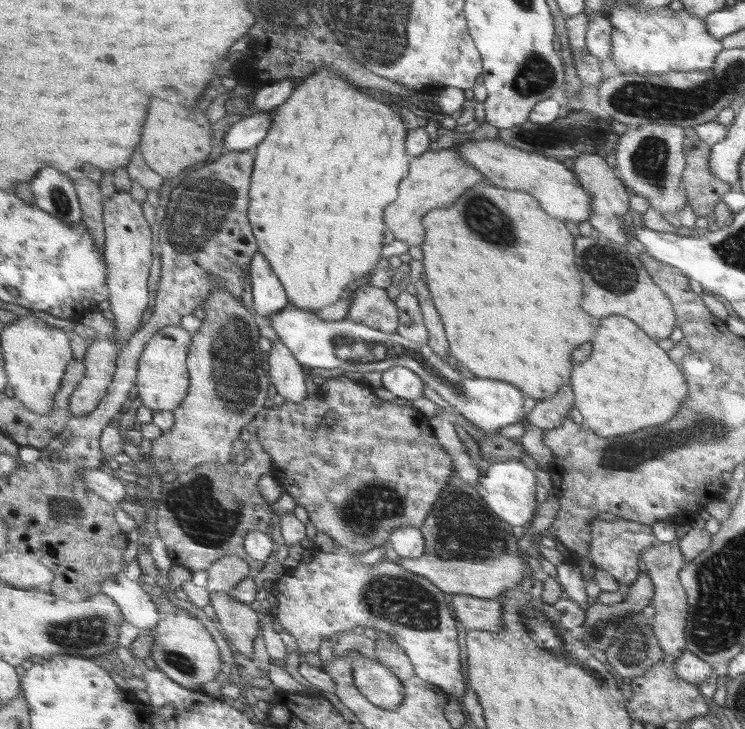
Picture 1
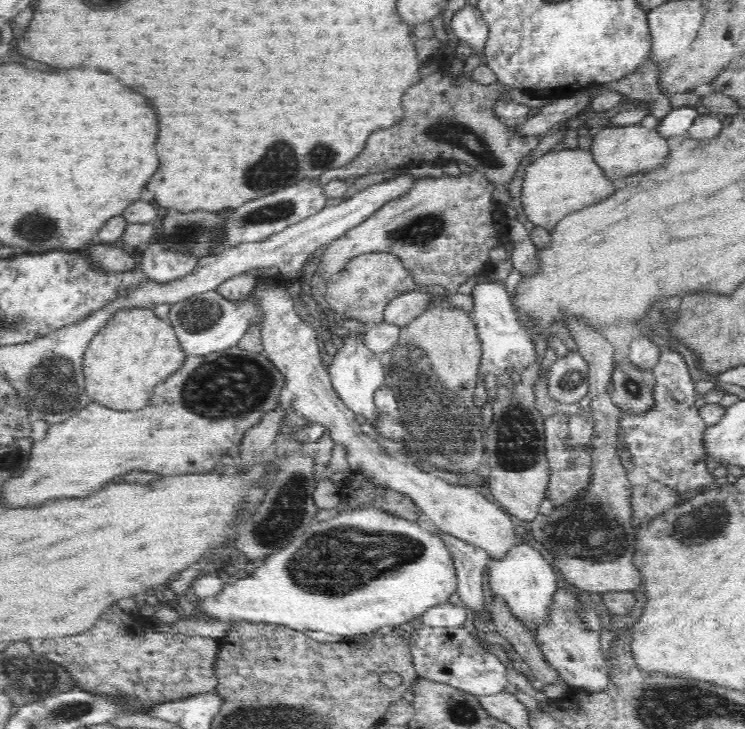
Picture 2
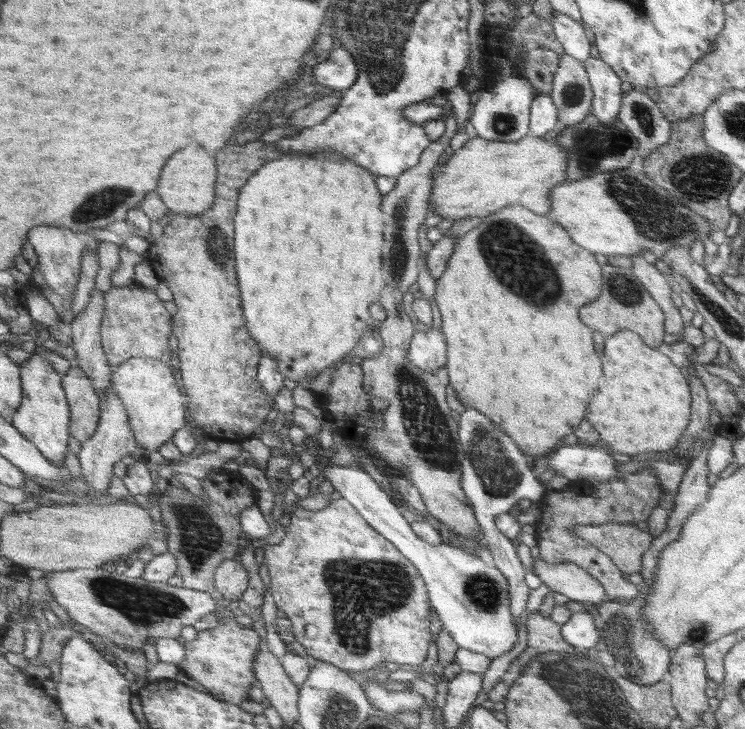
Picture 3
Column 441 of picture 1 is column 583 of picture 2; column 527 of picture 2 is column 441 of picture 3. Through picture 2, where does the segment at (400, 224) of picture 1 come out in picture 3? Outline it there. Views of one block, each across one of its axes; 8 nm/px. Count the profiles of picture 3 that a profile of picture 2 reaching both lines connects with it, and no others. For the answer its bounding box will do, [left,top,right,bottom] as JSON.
[430,135,569,222]

